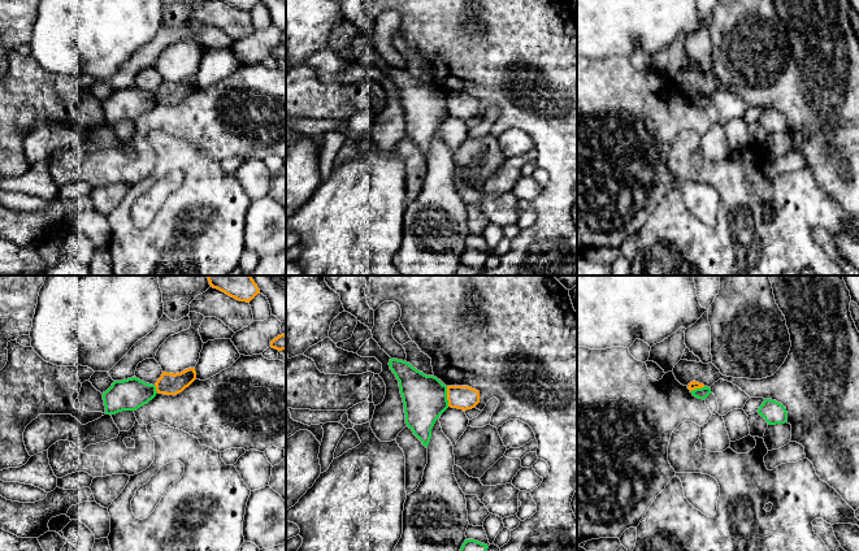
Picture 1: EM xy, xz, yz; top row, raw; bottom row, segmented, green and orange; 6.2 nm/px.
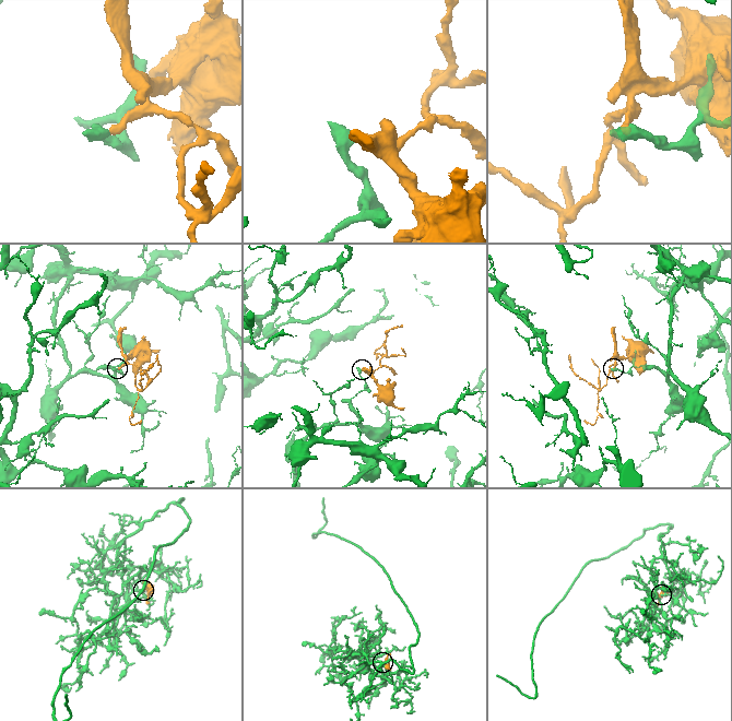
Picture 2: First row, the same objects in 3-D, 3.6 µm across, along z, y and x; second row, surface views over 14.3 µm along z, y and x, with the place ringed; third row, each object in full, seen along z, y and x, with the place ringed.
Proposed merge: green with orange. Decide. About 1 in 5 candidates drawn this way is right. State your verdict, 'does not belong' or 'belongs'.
does not belong

